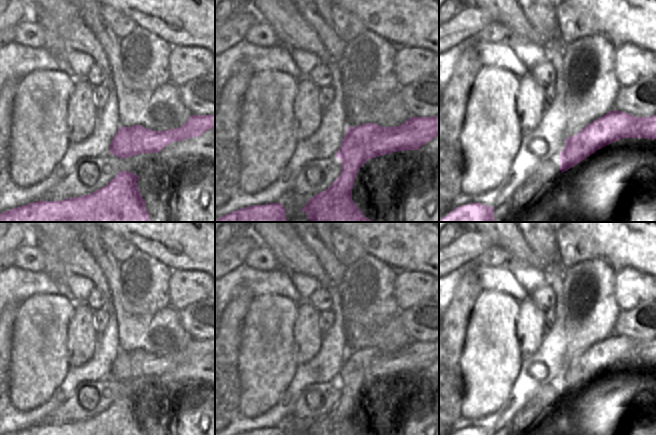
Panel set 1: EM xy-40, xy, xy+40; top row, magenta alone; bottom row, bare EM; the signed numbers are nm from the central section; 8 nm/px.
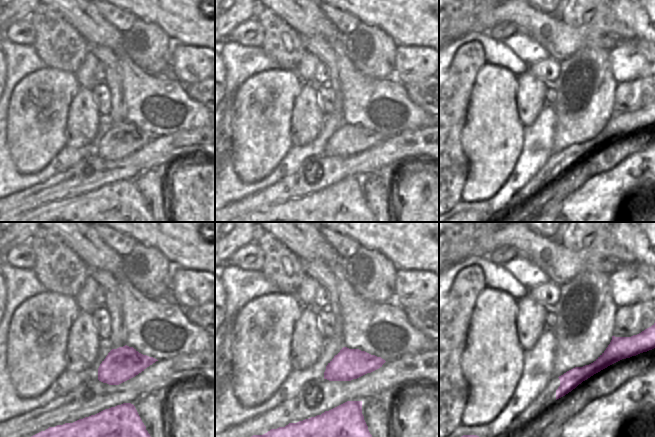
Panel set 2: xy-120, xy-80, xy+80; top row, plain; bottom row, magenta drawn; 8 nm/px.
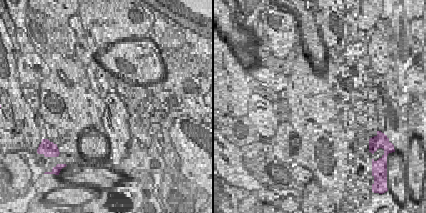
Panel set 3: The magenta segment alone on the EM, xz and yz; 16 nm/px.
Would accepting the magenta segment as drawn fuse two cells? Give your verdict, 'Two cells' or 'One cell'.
Two cells.

